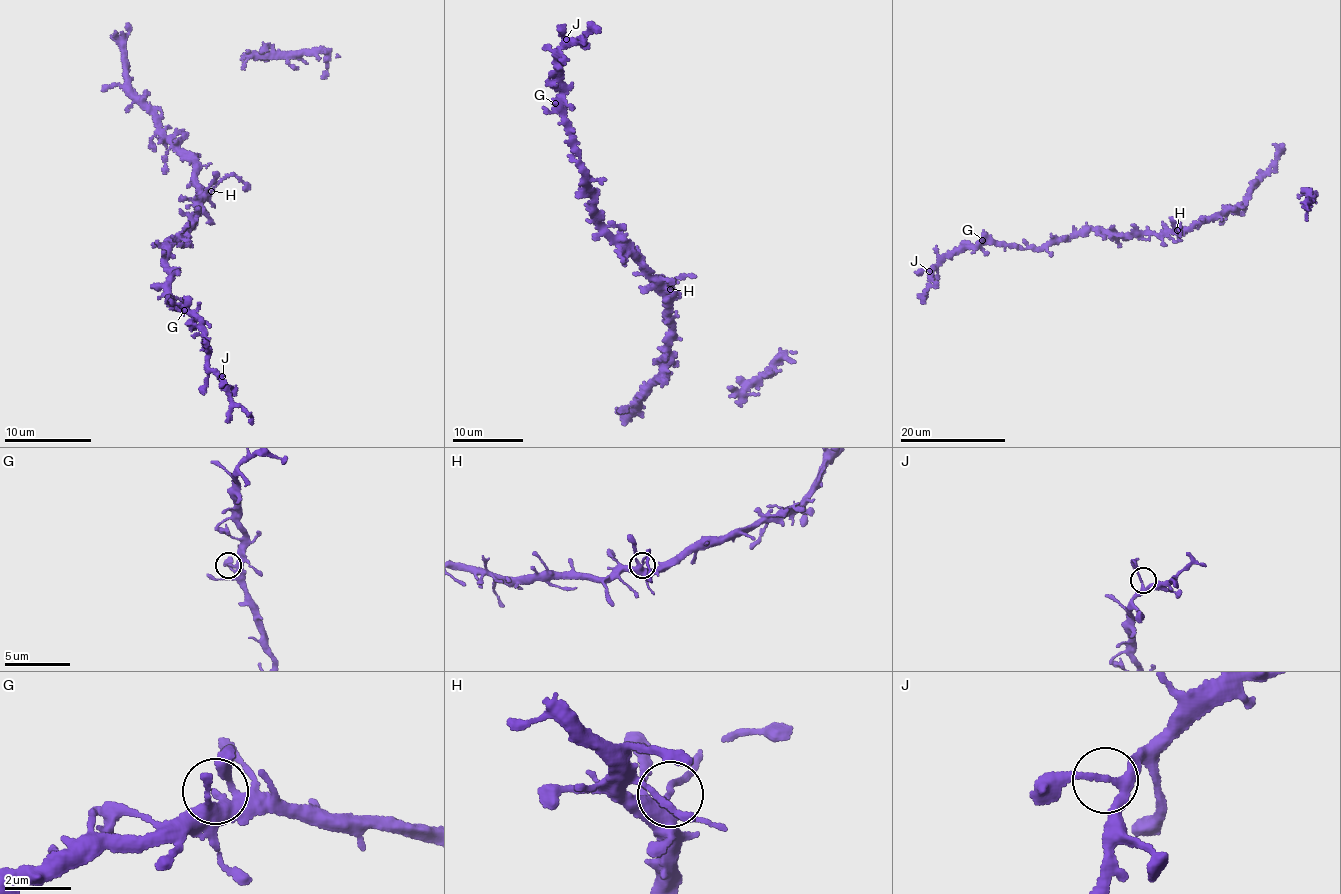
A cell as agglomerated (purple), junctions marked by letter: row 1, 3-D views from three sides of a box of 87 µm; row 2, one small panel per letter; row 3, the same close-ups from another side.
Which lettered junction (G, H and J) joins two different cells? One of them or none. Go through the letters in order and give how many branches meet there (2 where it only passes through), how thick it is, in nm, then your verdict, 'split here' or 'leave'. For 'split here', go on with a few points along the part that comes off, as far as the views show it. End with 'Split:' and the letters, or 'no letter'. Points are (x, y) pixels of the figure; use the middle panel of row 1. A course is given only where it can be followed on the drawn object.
G: 3 | 240 nm | leave
H: 3 | 170 nm | split here | (669, 290), (679, 279), (695, 278)
J: 3 | 200 nm | leave
Split: H

